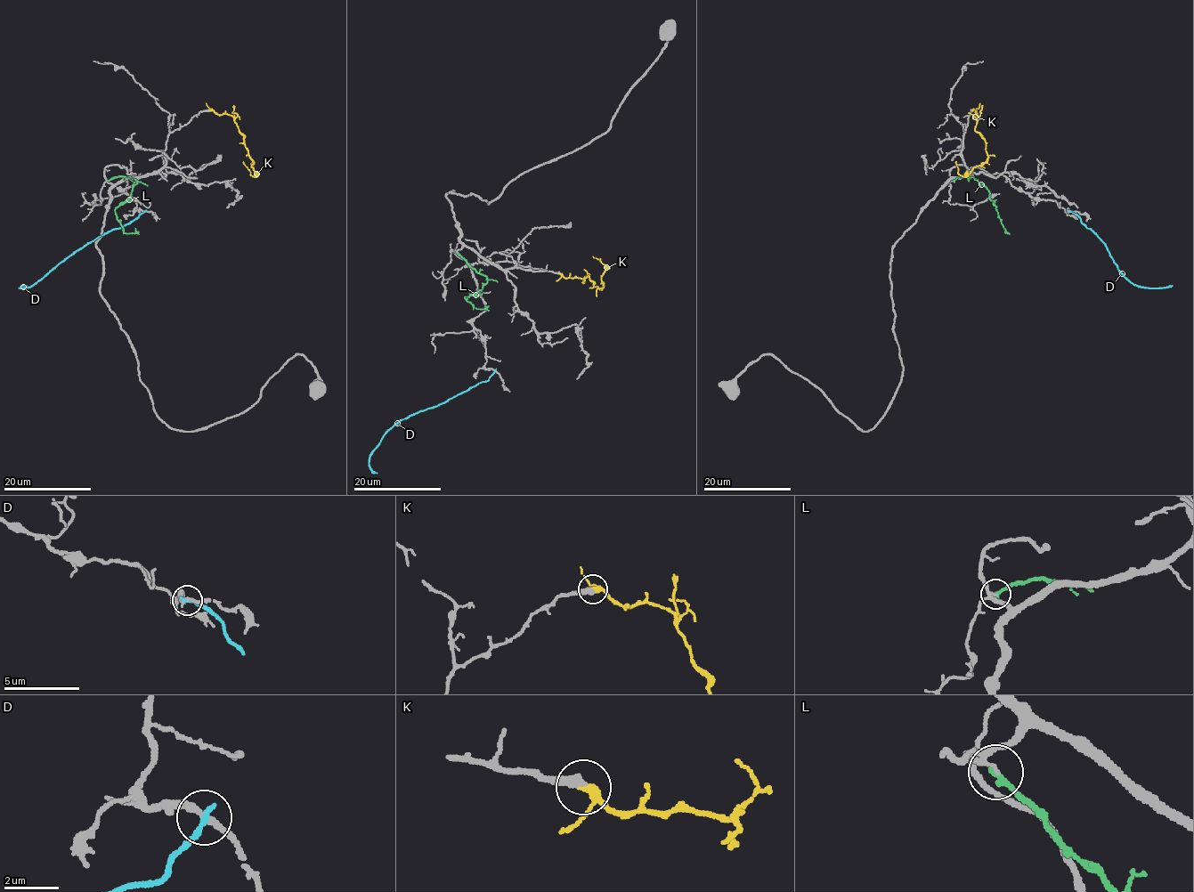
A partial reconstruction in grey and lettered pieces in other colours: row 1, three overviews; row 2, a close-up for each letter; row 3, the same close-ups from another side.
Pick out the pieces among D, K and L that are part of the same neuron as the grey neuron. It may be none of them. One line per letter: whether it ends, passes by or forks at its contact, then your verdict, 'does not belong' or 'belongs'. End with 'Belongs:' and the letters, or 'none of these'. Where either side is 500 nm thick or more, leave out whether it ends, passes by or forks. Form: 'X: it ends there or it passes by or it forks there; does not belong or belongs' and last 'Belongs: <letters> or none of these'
D: it ends there; does not belong
K: it passes by; belongs
L: it ends there; does not belong
Belongs: K

